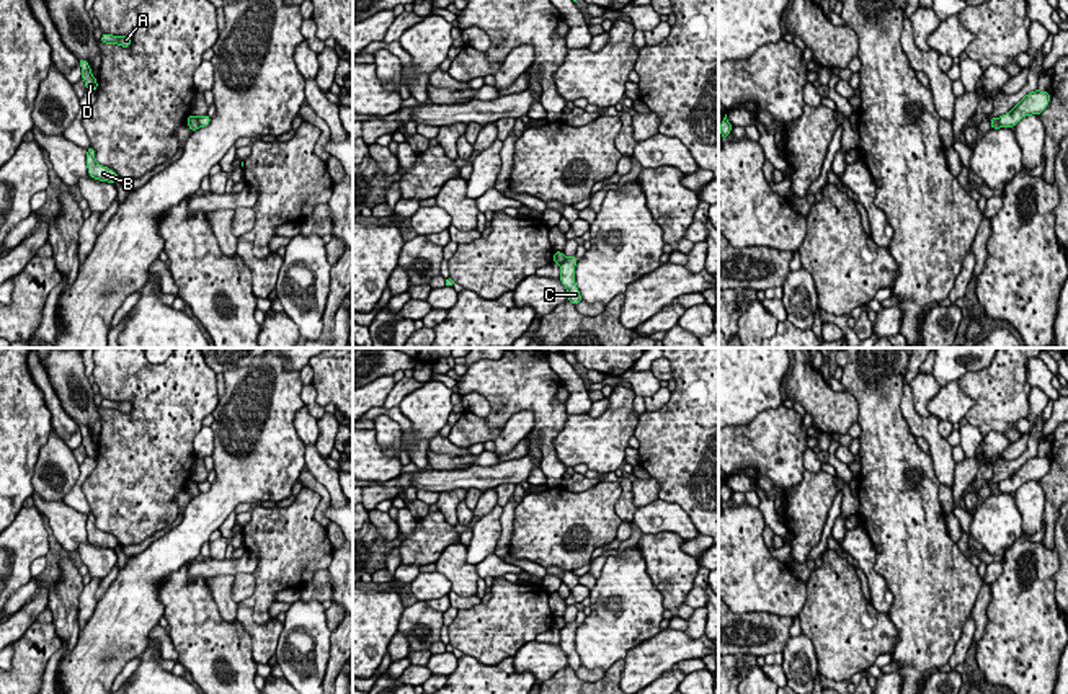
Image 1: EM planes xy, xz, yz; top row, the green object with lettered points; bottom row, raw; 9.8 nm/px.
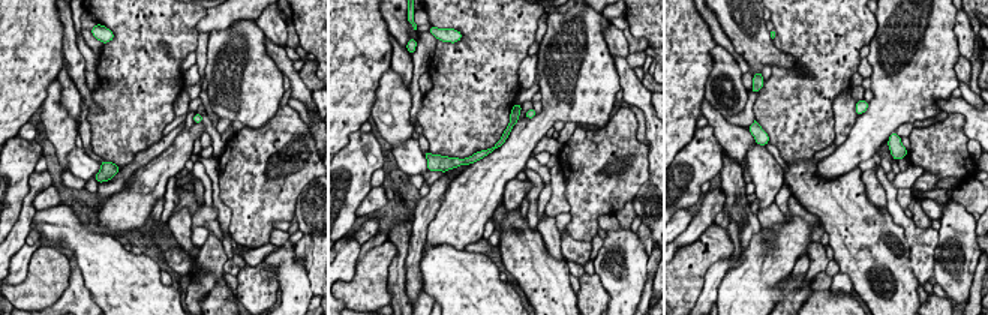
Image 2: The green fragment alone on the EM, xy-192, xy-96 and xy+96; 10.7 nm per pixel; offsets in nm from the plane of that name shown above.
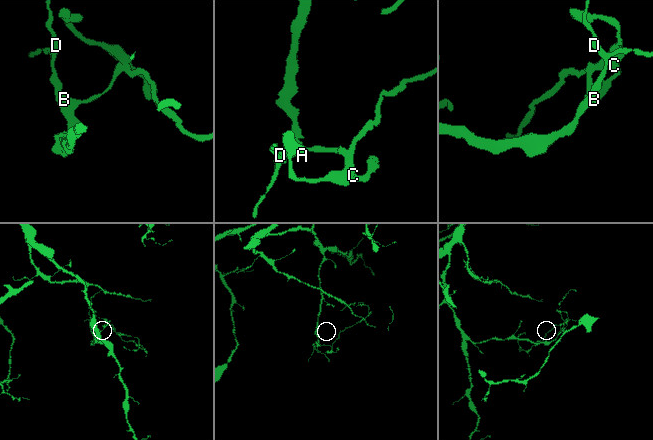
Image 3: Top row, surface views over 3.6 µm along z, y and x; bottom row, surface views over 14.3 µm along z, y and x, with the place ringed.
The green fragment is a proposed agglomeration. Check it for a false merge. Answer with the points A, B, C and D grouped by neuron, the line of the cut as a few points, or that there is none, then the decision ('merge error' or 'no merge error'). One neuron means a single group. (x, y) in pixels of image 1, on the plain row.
groups A C / B D; cut xy (196, 484), (201, 492); merge error

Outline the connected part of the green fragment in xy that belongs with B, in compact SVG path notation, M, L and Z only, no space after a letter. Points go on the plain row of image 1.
M93 513L87 514L87 534L88 534L88 541L93 545L100 545L100 547L108 547L108 549L116 549L118 545L121 545L111 534L100 531L95 526L96 518L93 516Z

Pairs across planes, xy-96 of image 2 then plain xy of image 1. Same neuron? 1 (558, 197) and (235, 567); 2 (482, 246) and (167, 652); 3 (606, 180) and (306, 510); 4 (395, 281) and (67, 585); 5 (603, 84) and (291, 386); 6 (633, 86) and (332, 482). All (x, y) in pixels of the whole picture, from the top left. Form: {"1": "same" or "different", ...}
{"1": "different", "2": "same", "3": "same", "4": "same", "5": "same", "6": "same"}

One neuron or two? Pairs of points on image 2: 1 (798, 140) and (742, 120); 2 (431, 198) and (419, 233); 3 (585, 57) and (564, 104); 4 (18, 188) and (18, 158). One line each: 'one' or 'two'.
1: two
2: one
3: one
4: one

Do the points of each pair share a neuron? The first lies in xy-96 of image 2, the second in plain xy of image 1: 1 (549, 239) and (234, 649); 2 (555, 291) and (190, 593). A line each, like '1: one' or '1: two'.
1: two
2: one

